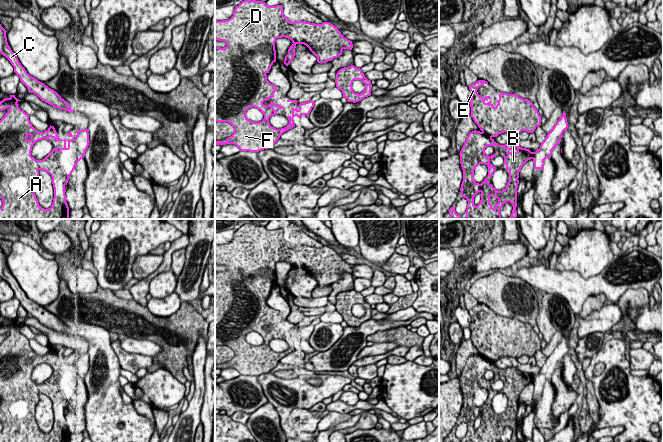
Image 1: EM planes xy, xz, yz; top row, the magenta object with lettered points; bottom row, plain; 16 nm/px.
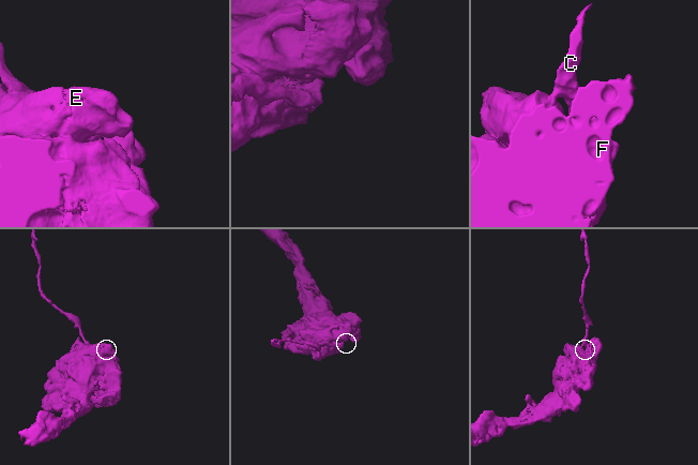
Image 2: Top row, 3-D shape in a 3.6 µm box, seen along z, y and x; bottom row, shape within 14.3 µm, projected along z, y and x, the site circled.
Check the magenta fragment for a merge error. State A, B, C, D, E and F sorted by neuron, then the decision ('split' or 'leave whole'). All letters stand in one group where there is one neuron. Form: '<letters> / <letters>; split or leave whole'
A B C D E F; leave whole

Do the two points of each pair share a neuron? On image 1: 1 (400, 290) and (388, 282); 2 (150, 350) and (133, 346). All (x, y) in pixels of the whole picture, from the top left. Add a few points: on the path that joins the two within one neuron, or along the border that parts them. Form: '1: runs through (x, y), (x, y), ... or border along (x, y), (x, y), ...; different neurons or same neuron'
1: runs through (397, 287), (391, 282); same neuron
2: runs through (146, 347), (137, 346); same neuron

